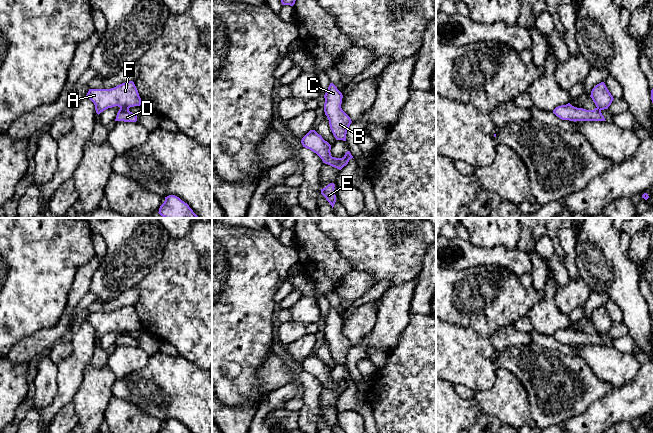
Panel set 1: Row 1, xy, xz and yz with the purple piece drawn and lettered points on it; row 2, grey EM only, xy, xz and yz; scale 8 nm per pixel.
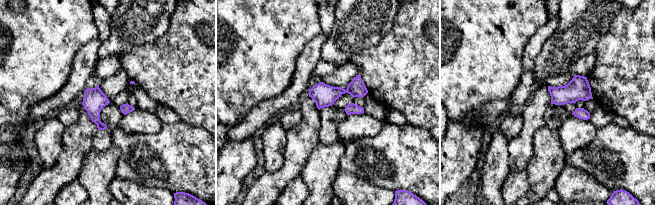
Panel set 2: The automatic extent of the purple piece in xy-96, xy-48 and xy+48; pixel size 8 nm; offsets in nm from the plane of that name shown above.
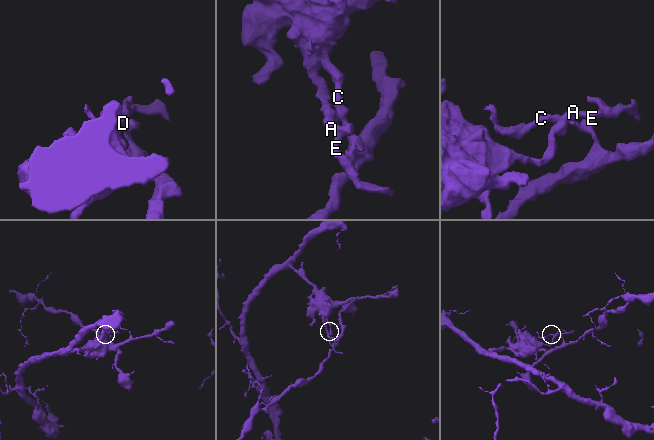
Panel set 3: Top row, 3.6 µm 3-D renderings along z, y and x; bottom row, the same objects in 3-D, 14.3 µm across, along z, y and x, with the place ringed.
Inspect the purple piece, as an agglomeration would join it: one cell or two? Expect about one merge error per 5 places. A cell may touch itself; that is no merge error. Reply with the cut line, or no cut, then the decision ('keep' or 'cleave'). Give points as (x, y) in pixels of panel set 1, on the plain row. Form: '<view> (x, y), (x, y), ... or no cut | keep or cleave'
xy (120, 331), (128, 333) | cleave

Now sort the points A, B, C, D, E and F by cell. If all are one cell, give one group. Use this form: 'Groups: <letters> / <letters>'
Groups: A E F / B C D

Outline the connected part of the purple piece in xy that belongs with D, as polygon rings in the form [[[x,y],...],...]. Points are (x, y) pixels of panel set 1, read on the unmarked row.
[[[119,333],[115,345],[136,346],[137,339],[129,335],[129,333]]]

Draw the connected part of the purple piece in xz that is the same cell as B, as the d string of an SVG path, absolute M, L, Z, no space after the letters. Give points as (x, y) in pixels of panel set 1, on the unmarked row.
M330 307L325 319L324 336L329 344L330 353L336 364L346 365L347 354L352 347L350 341L342 334L342 317Z

